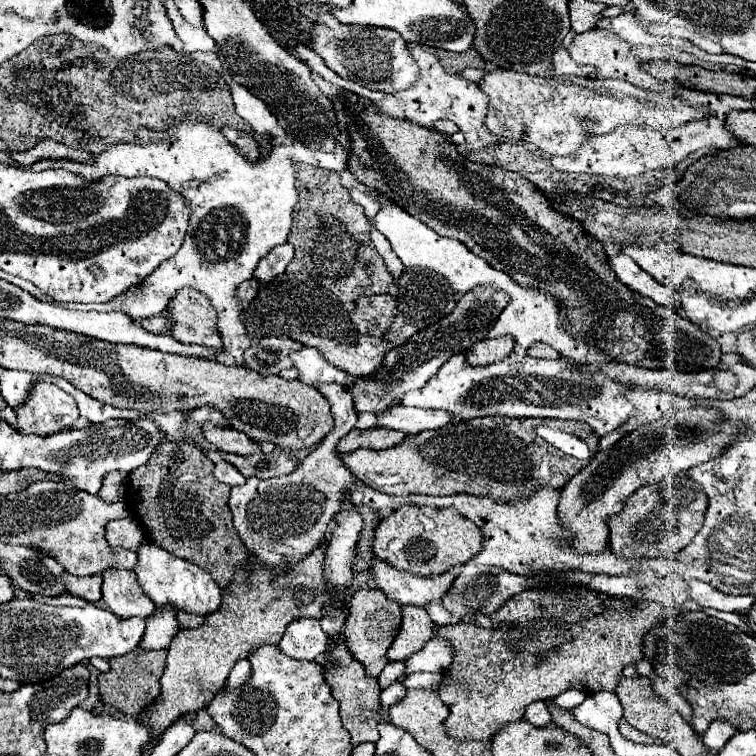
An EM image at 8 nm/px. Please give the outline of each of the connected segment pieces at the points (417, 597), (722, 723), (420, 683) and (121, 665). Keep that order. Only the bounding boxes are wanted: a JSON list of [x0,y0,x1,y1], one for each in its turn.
[[370,558,454,606],[702,720,736,750],[402,672,443,694],[98,650,166,716]]

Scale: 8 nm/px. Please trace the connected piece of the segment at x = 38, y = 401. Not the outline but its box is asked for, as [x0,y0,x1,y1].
[18,382,78,436]

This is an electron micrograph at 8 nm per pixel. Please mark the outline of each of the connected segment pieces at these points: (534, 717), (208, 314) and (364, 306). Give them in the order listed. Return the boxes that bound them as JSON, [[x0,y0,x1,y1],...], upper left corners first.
[[524,702,552,726],[168,288,224,350],[352,294,398,336]]

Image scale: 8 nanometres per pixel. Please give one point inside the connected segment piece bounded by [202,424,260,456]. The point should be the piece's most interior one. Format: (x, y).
(226, 439)

